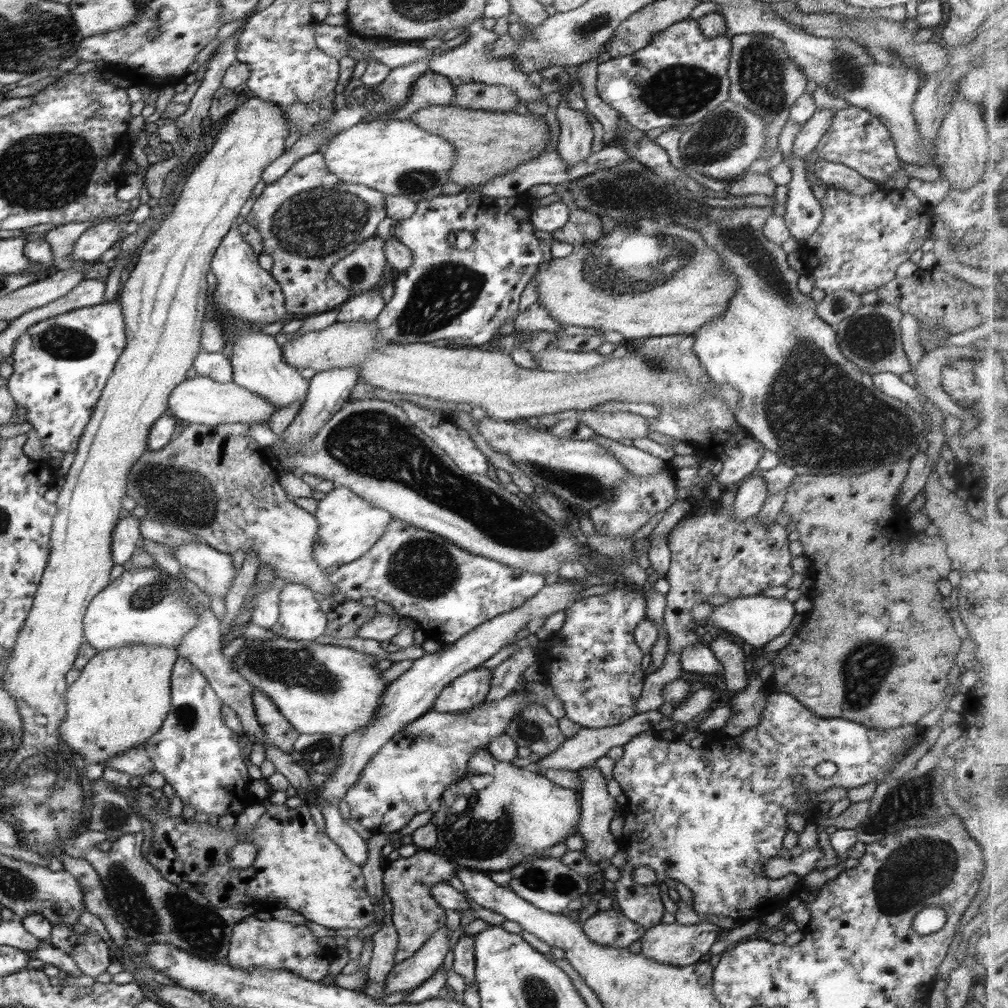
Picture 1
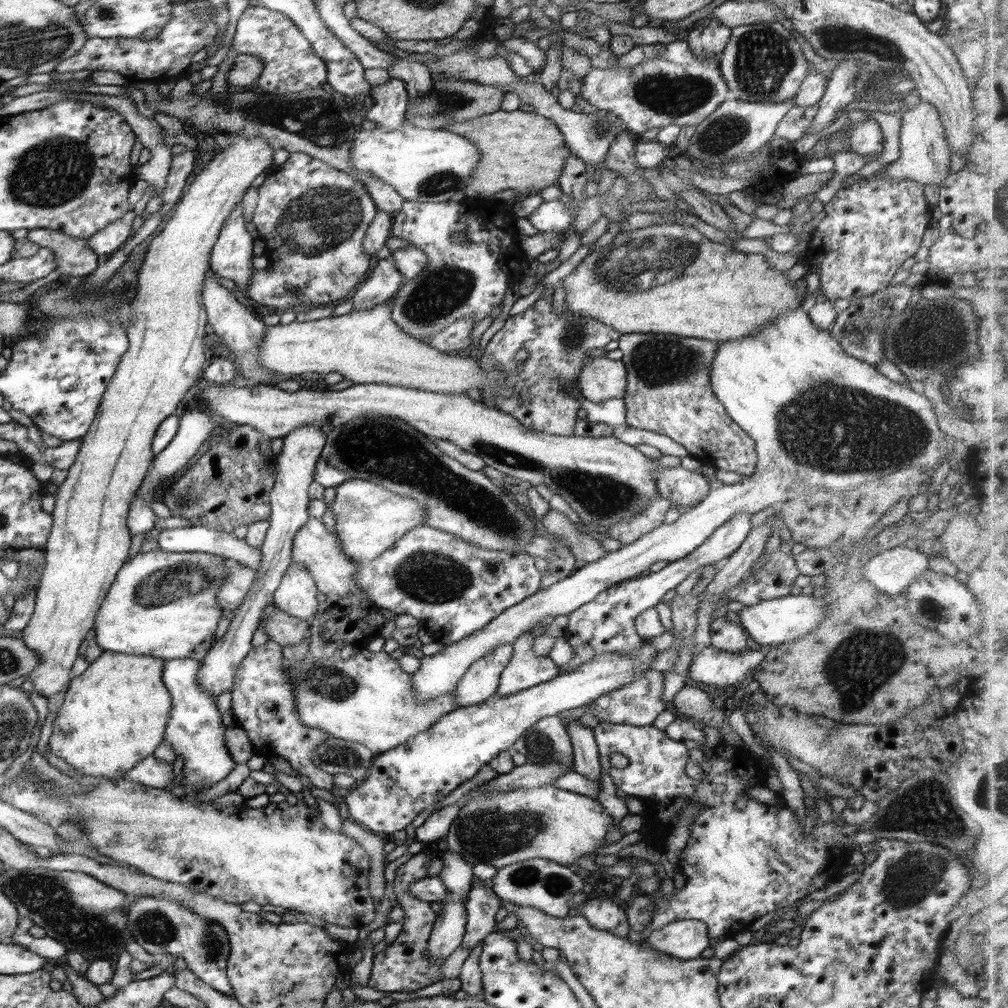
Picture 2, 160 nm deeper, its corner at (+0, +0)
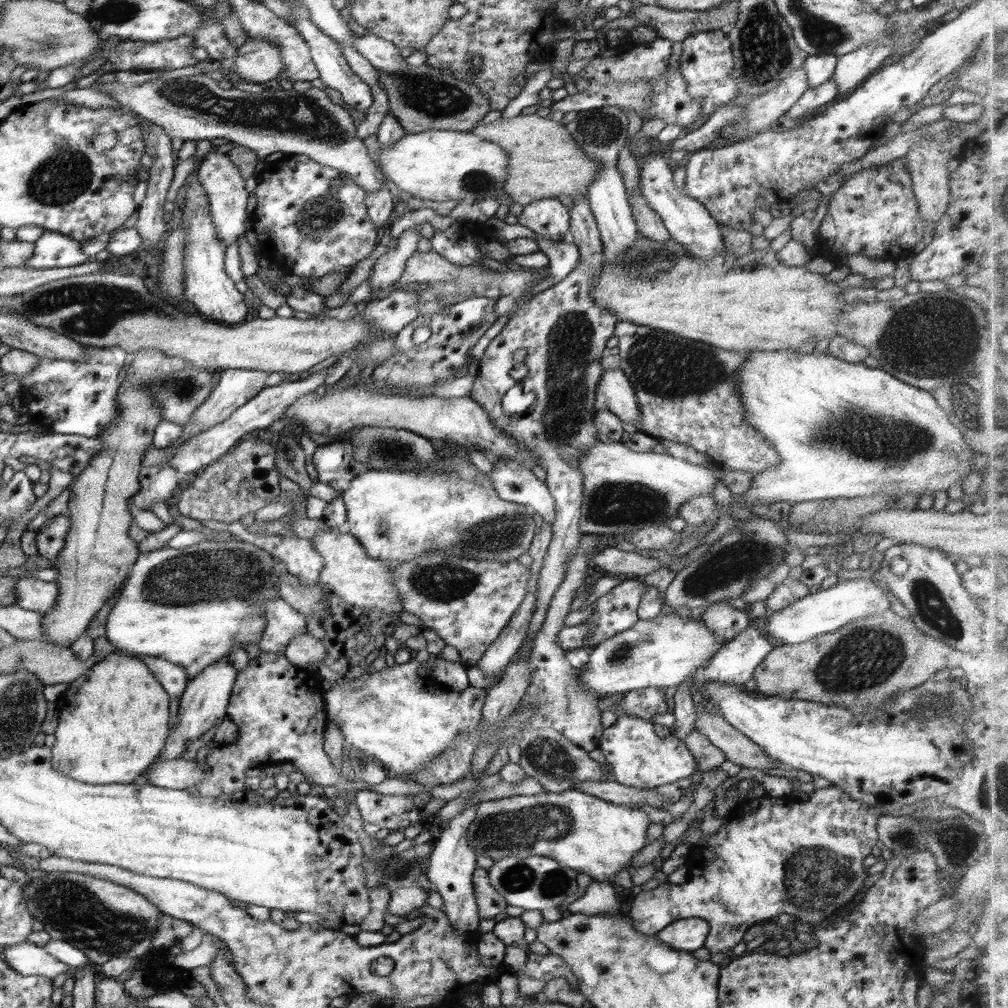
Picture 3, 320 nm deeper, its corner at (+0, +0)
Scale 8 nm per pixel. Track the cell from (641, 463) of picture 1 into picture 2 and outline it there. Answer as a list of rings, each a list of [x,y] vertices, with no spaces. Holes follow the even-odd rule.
[[[680,467],[674,469],[656,469],[654,468],[653,475],[657,478],[657,487],[659,494],[664,498],[669,498],[669,501],[674,507],[677,507],[683,513],[689,507],[696,506],[710,492],[709,482],[704,475],[690,472]]]

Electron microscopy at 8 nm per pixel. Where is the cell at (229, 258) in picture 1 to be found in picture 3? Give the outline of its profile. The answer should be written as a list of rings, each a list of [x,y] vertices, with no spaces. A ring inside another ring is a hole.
[[[210,151],[199,166],[198,182],[206,190],[209,198],[210,214],[216,225],[217,235],[227,248],[228,245],[237,246],[238,236],[245,230],[244,221],[247,211],[252,206],[252,194],[245,188],[244,178],[228,157],[228,153]]]

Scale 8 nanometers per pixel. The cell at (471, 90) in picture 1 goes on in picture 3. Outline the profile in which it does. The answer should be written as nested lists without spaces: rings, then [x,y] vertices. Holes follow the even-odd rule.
[[[424,63],[421,66],[410,66],[406,70],[400,71],[399,73],[390,74],[388,71],[383,71],[377,69],[378,71],[378,80],[379,86],[383,88],[383,91],[386,93],[388,97],[388,110],[397,118],[397,121],[400,123],[400,126],[405,130],[405,132],[424,132],[425,130],[455,130],[460,132],[472,131],[484,118],[487,112],[490,112],[490,105],[487,96],[484,96],[478,89],[477,86],[473,84],[468,84],[466,81],[462,79],[454,78],[448,70],[440,70],[434,68],[430,65]]]

